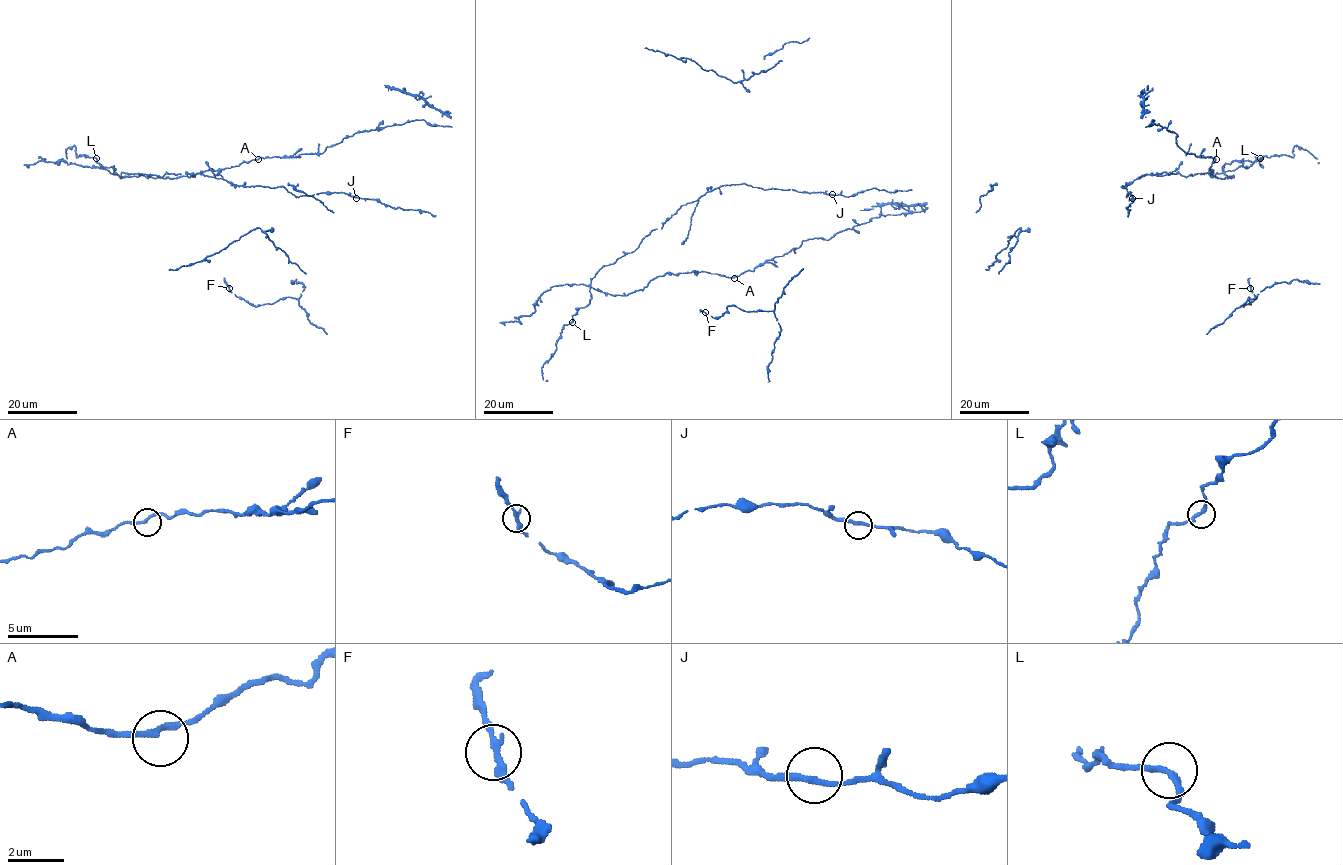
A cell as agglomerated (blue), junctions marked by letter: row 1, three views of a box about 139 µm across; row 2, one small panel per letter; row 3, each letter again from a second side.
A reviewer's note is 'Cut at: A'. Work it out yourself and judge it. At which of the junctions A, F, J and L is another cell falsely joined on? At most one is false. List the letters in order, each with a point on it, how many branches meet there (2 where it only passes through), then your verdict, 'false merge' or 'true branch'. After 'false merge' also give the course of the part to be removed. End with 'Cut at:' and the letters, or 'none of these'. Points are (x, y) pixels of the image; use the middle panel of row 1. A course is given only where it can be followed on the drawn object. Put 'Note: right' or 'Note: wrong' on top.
Note: wrong
A: at (734, 278); 2 branches meet; true branch
F: at (705, 312); 2 branches meet; true branch
J: at (832, 194); 2 branches meet; true branch
L: at (572, 322); 2 branches meet; true branch
Cut at: none of these

